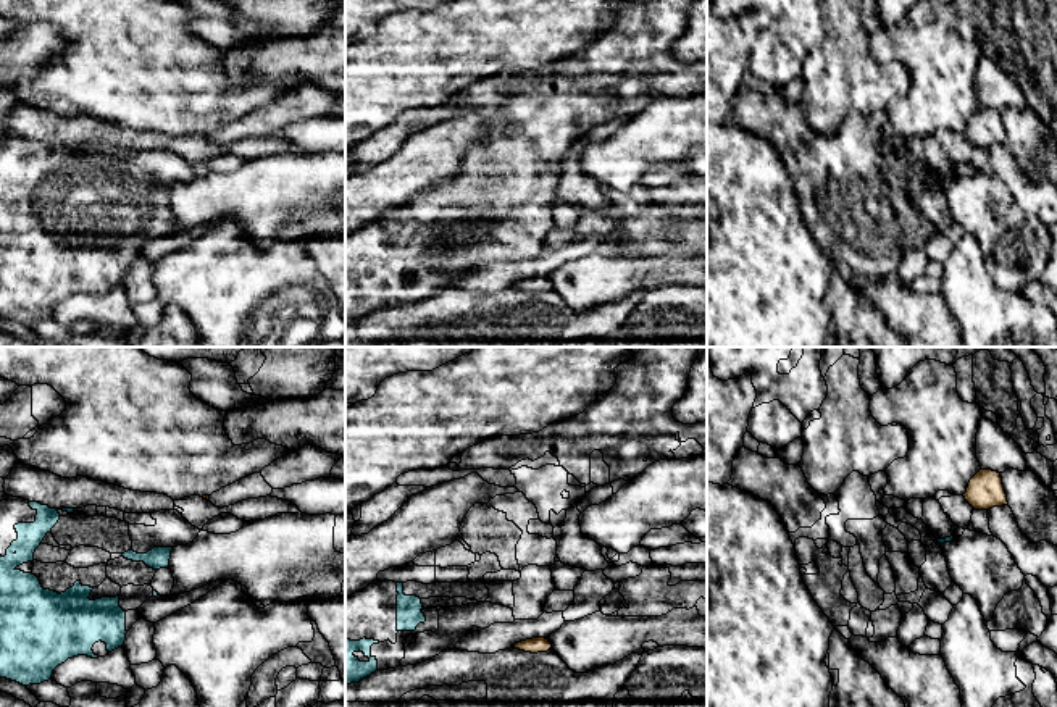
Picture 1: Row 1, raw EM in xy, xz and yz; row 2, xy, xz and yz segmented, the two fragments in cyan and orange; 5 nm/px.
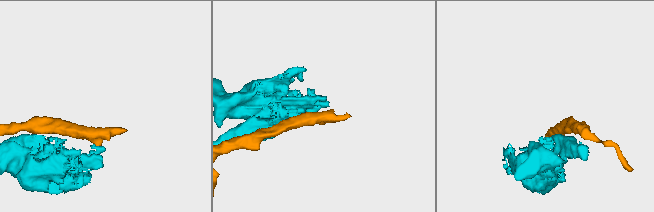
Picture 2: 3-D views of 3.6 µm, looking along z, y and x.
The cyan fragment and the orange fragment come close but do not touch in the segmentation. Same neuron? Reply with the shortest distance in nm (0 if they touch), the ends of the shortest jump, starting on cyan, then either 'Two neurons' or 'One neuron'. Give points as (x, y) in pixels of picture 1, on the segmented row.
Distance 180 nm. Across: yz (952, 536), (975, 509). Two neurons

